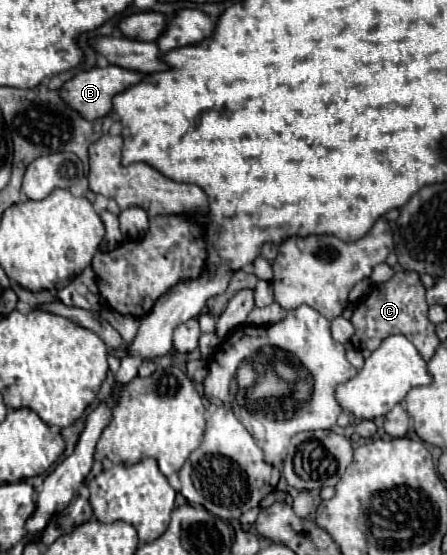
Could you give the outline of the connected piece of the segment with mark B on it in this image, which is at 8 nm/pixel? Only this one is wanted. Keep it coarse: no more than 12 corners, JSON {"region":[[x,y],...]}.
{"region":[[117,65],[77,73],[61,99],[95,121],[113,95],[143,79]]}

